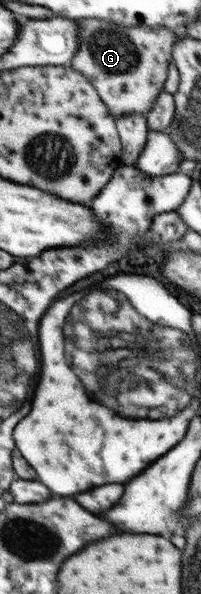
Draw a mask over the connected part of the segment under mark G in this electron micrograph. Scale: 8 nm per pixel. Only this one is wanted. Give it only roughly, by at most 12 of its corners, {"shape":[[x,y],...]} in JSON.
{"shape":[[82,18],[70,67],[114,117],[149,113],[177,33]]}

